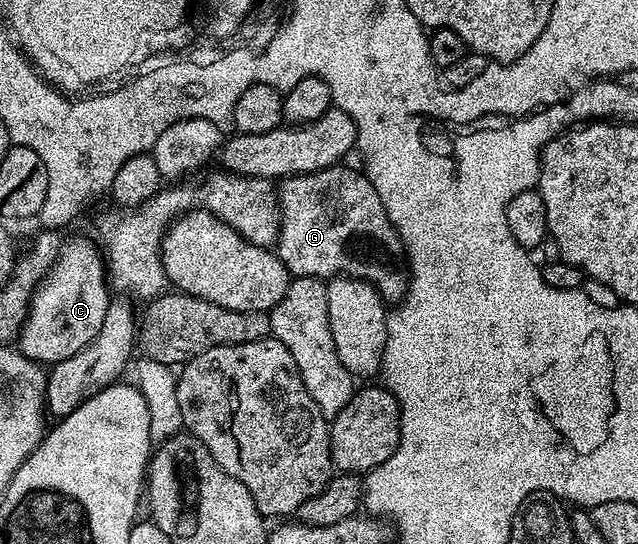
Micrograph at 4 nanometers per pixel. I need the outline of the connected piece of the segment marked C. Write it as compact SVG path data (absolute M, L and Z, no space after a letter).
M73 238L70 242L68 239L29 301L29 315L21 326L19 346L22 351L31 352L38 363L52 364L75 356L103 328L111 287L102 251L94 243L93 246L85 238Z

